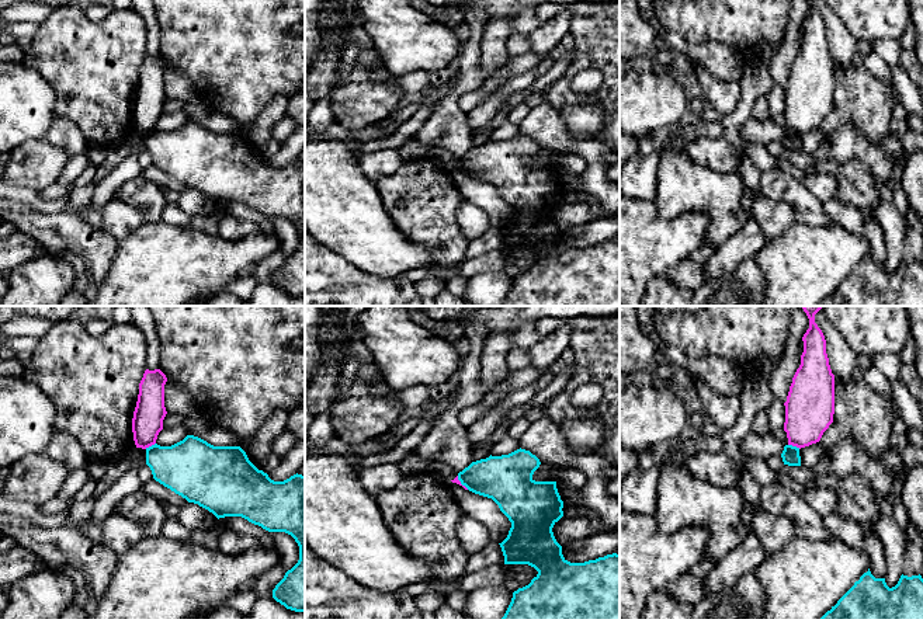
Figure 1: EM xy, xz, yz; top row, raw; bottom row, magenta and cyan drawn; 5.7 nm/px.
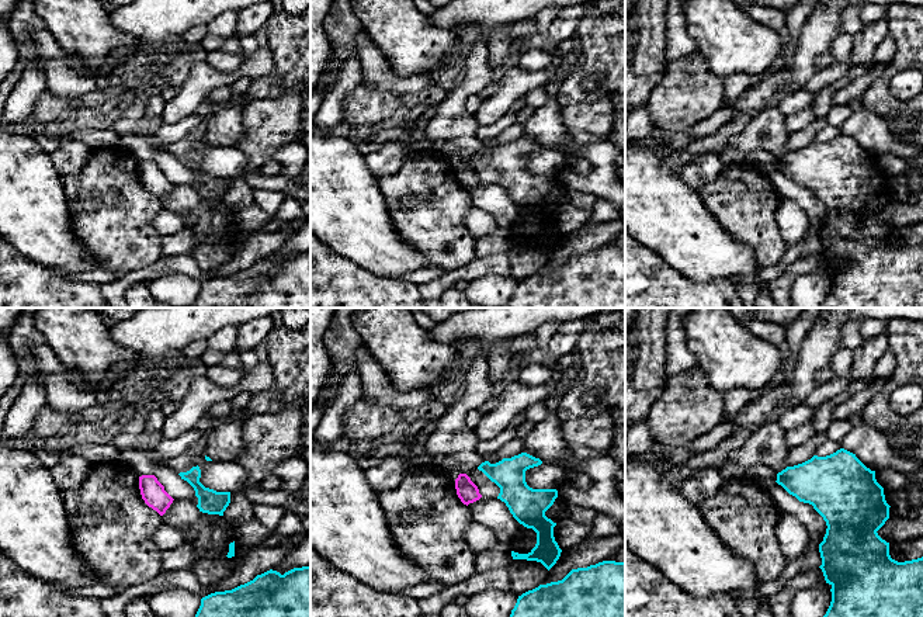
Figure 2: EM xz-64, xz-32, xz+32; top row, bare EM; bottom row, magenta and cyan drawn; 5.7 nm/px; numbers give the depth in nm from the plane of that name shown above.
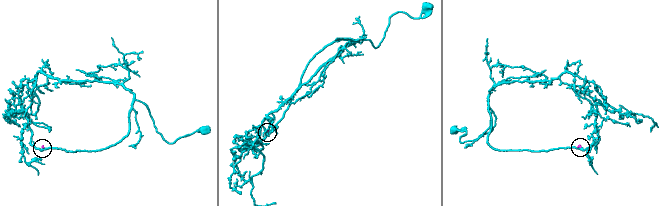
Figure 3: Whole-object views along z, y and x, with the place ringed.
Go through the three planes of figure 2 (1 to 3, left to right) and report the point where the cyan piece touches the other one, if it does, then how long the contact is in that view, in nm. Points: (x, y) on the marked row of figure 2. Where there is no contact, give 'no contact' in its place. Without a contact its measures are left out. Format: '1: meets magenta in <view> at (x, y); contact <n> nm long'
1: no contact
2: no contact
3: no contact

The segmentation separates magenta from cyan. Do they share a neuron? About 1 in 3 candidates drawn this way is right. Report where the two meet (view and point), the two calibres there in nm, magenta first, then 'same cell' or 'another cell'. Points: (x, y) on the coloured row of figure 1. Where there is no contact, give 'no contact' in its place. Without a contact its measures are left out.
yz (794, 445) | 280/100 nm | another cell

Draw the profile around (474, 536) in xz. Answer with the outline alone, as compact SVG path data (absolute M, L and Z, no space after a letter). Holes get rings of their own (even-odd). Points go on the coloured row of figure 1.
M464 515L458 524L457 536L468 556L480 552L492 543L489 531L485 525L469 515Z

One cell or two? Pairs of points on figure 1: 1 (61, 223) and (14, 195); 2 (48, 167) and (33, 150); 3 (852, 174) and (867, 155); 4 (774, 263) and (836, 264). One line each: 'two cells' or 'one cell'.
1: two cells
2: one cell
3: two cells
4: one cell

